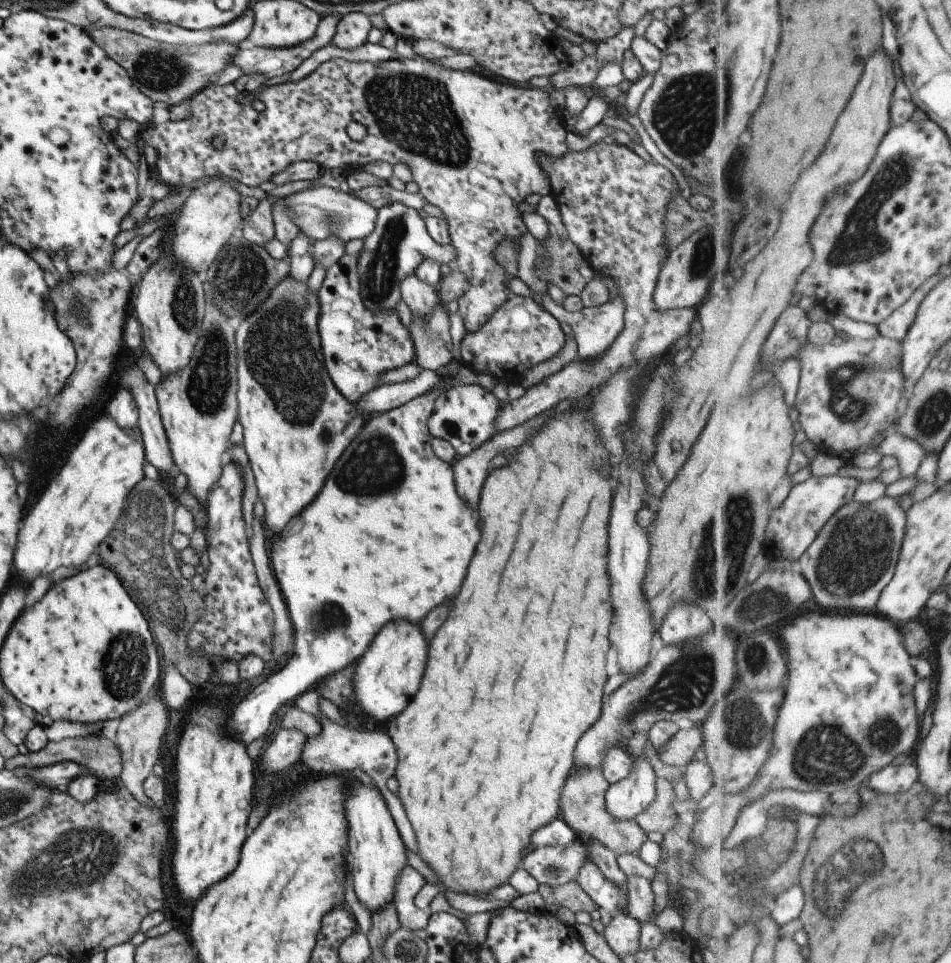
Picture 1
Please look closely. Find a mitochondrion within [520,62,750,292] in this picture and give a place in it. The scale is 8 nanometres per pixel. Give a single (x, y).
(687, 114)

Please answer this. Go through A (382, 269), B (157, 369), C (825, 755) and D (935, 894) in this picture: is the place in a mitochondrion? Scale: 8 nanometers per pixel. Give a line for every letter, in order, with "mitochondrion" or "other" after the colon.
A: mitochondrion
B: other
C: mitochondrion
D: other

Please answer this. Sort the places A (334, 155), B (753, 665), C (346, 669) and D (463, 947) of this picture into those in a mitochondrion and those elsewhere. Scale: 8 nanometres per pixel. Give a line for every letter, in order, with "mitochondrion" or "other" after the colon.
A: other
B: mitochondrion
C: other
D: other

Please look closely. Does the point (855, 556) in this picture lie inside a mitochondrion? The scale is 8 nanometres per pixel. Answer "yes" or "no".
yes

